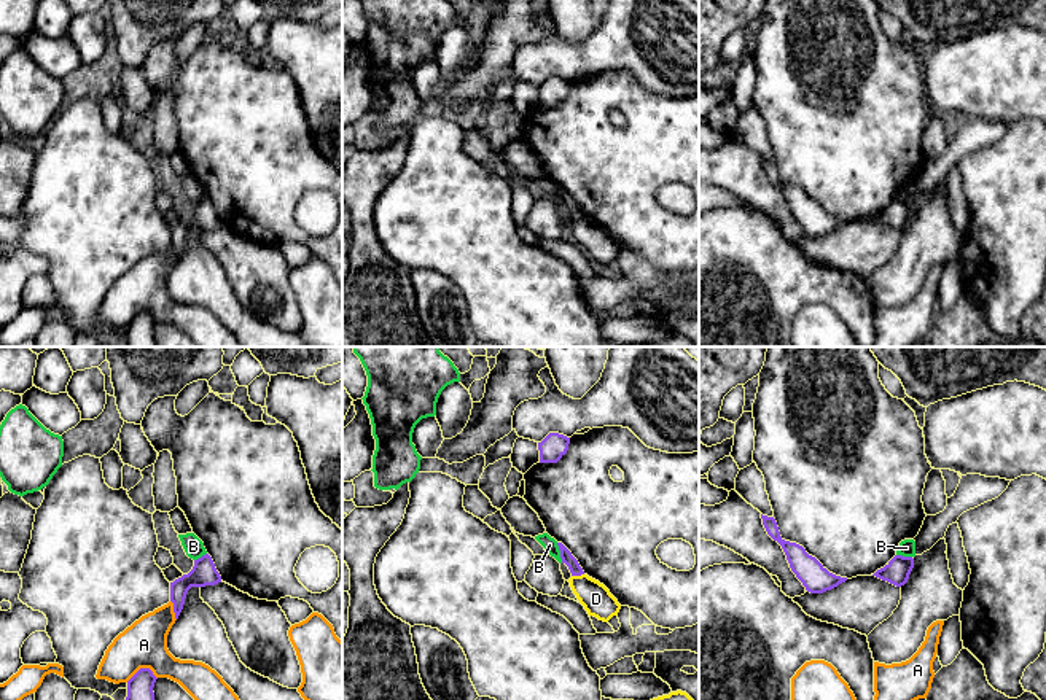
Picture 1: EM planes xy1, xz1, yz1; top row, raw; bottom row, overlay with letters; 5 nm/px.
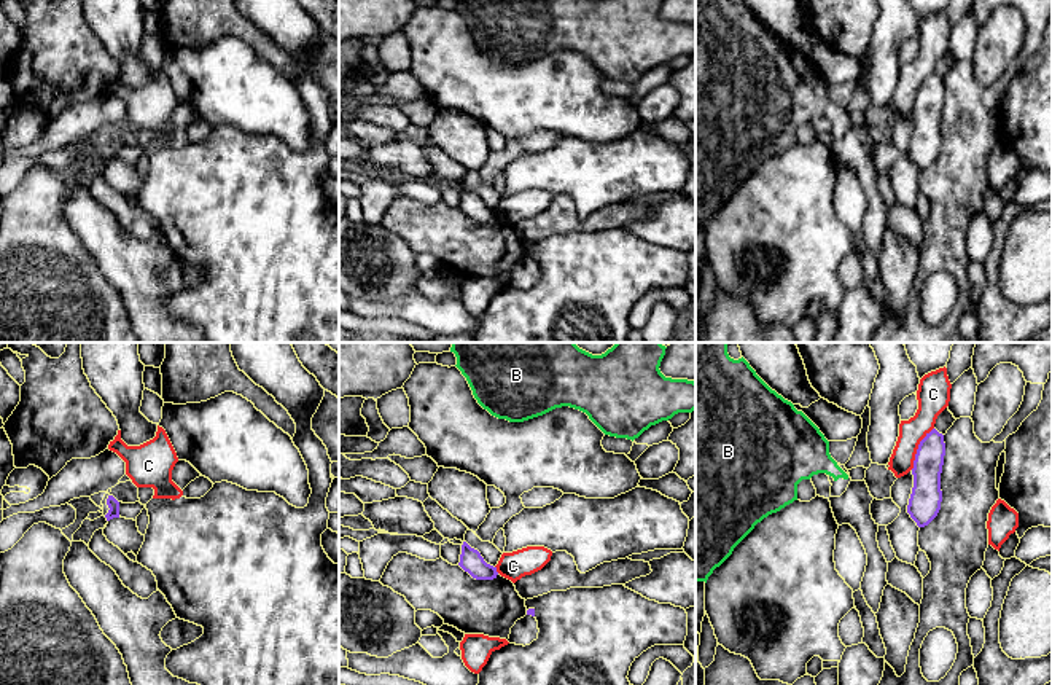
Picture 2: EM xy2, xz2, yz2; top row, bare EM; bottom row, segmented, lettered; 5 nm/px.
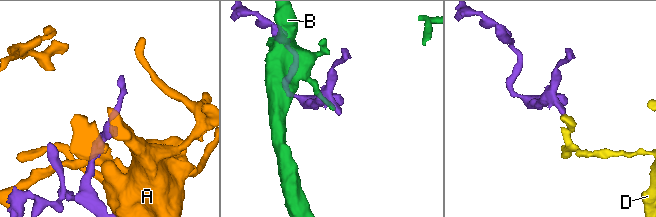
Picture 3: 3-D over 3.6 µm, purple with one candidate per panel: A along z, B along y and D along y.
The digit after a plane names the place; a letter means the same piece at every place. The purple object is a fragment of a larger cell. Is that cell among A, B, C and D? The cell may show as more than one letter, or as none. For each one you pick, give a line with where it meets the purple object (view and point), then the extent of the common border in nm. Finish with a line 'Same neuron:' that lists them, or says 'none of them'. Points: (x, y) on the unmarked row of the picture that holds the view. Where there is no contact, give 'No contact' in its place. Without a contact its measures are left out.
Same neuron: none of them

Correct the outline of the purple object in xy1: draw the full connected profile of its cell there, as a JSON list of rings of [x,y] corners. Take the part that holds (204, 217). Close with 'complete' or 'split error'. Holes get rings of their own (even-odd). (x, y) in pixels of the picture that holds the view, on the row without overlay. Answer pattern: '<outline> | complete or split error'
[[[209,197],[194,204],[194,210],[188,218],[170,226],[170,245],[174,247],[175,262],[178,262],[191,231],[215,229],[218,226],[221,226],[221,220]]] | complete

